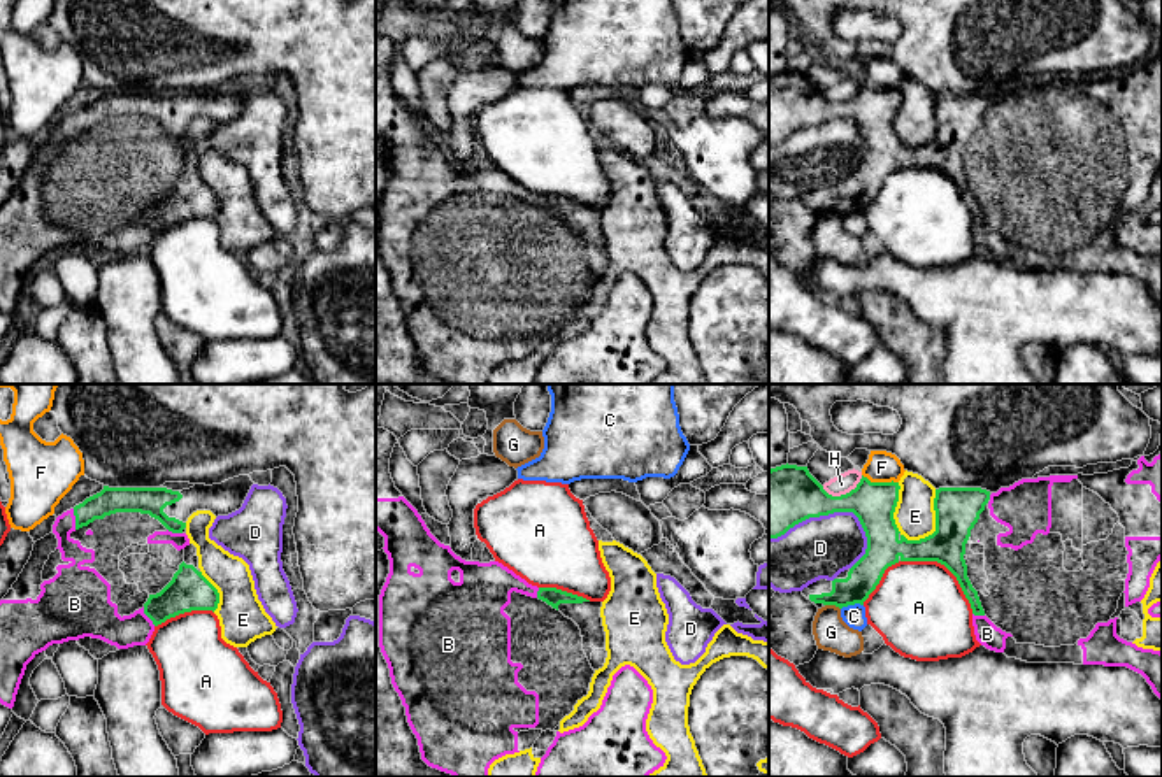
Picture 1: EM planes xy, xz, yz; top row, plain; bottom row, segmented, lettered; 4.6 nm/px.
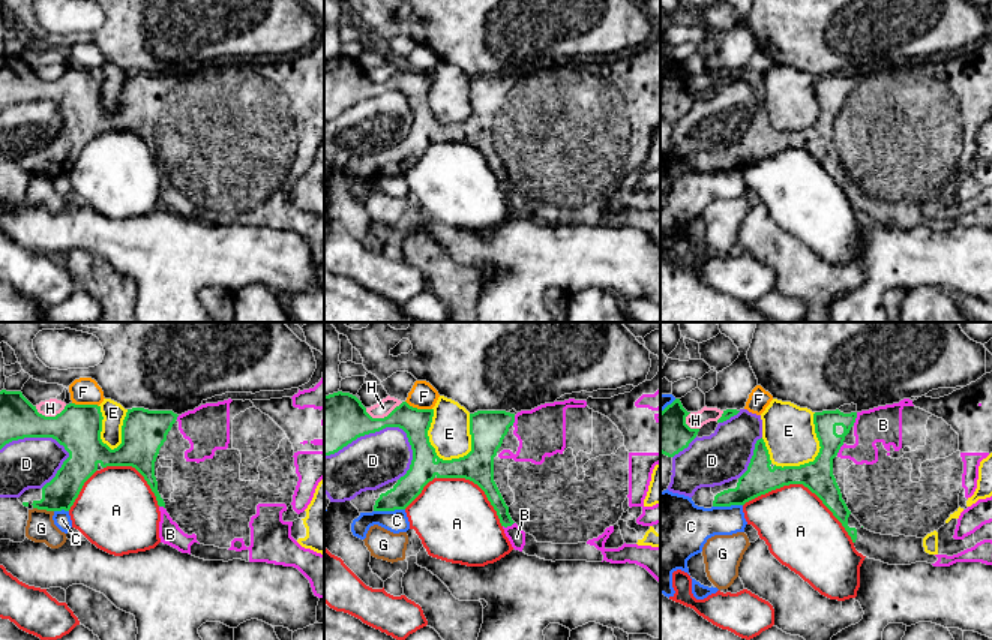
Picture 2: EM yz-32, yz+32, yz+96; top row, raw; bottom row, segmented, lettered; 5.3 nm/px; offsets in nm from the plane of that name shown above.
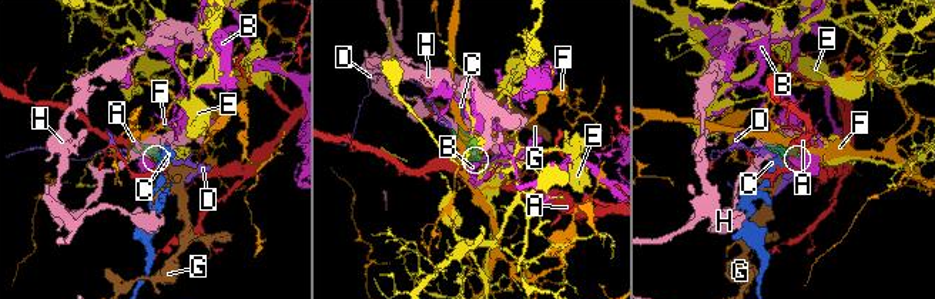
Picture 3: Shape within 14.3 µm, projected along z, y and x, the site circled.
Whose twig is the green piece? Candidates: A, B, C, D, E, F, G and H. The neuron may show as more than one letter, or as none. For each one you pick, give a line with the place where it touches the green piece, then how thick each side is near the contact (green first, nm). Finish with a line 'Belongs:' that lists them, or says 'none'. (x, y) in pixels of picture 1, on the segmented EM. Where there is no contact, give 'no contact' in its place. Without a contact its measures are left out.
B: xy (76, 520) | 120/110 nm
Belongs: B

